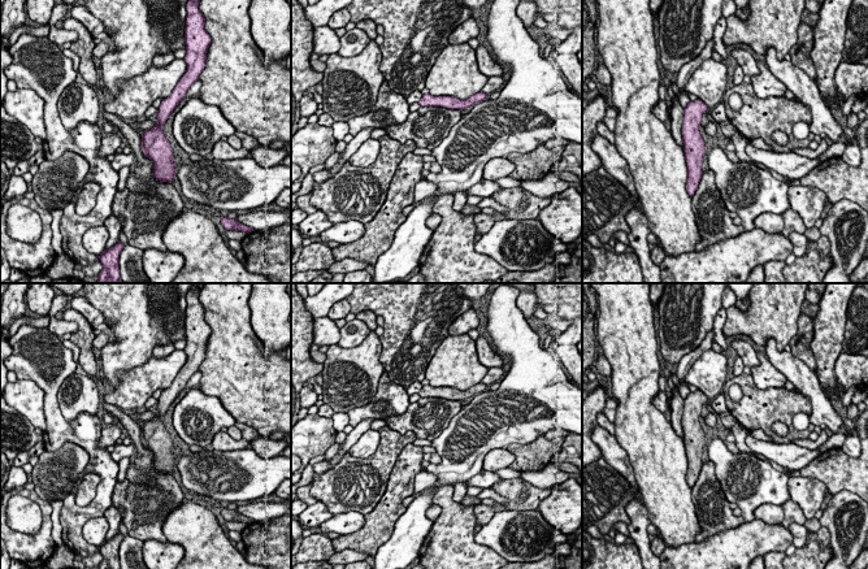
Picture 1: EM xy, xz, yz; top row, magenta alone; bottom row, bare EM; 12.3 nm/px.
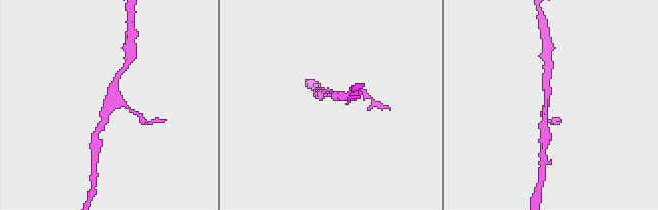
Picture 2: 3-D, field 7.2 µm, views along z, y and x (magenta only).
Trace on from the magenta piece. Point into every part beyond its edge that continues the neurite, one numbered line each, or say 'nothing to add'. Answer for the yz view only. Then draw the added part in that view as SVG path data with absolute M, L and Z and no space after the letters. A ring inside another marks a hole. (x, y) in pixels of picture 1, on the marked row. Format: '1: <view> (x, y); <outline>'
nothing to add

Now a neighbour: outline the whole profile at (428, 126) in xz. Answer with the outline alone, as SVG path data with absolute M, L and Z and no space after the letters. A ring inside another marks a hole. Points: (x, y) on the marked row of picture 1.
M420 107L403 123L386 126L386 134L399 143L413 140L418 148L434 149L461 120L460 109Z

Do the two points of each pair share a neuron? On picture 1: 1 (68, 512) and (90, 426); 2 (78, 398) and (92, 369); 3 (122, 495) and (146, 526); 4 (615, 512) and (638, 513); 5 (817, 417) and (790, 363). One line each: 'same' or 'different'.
1: same
2: different
3: same
4: different
5: same

